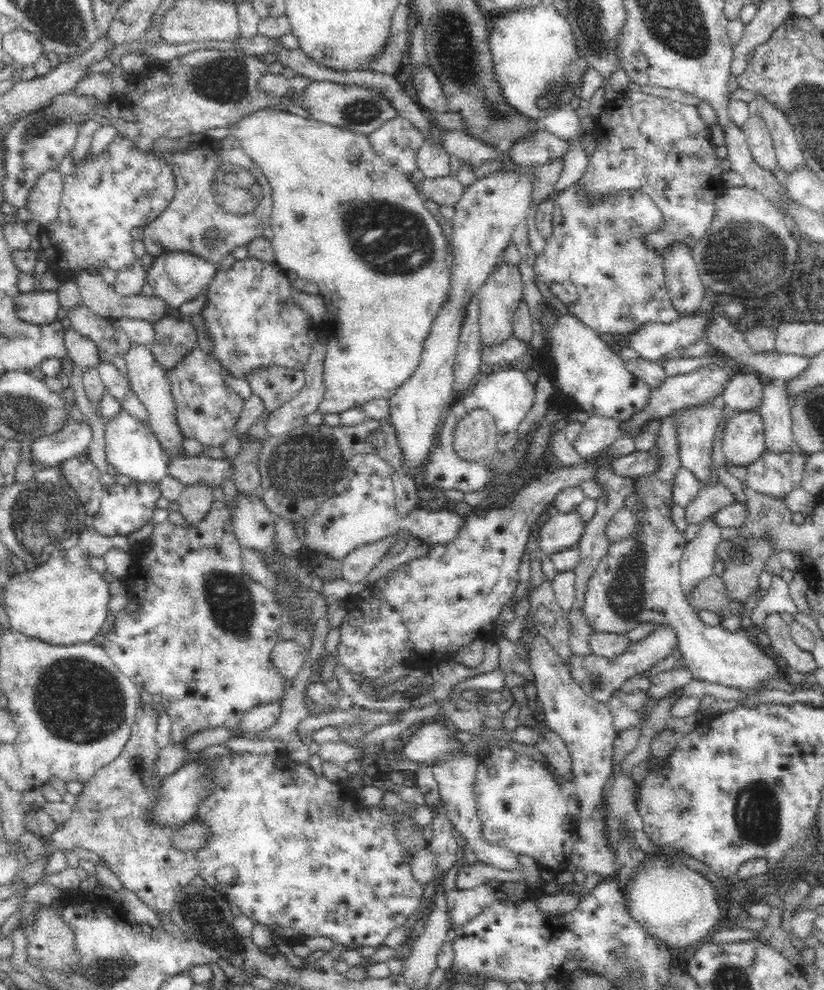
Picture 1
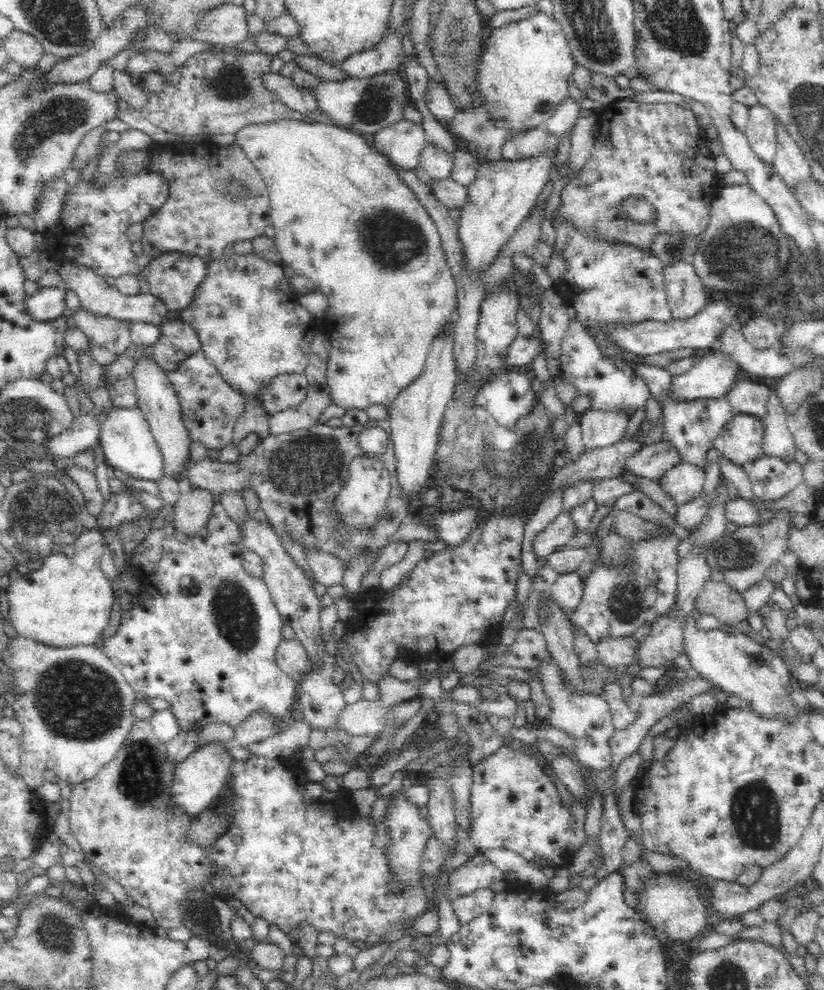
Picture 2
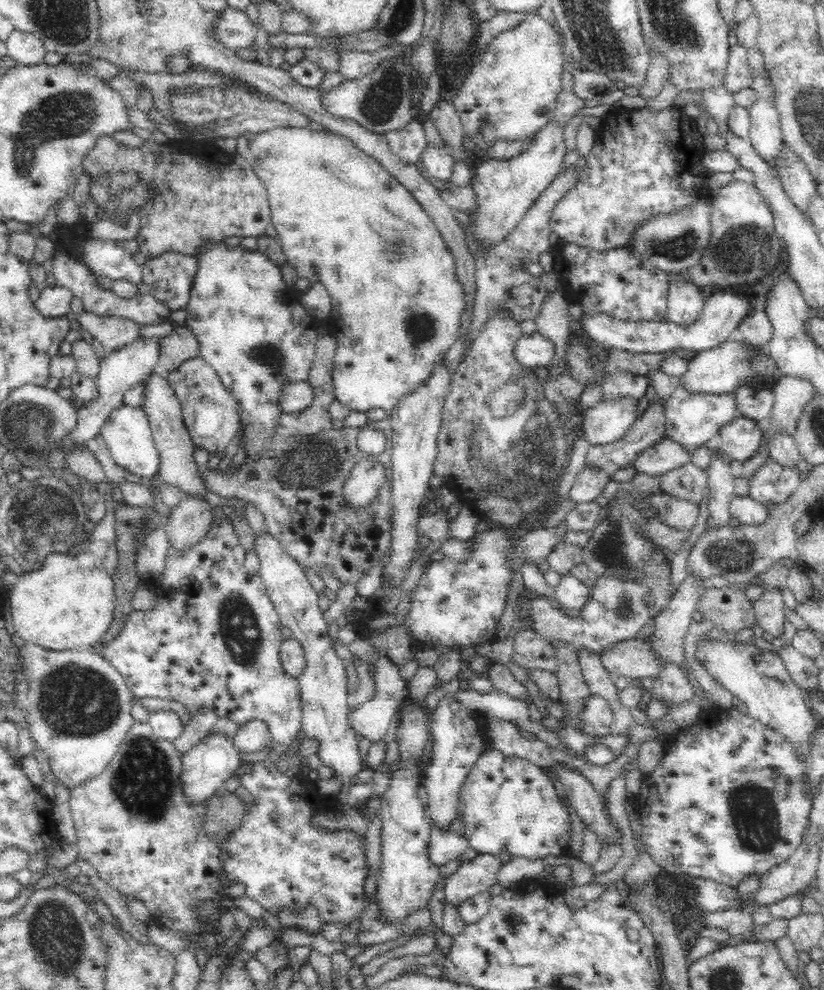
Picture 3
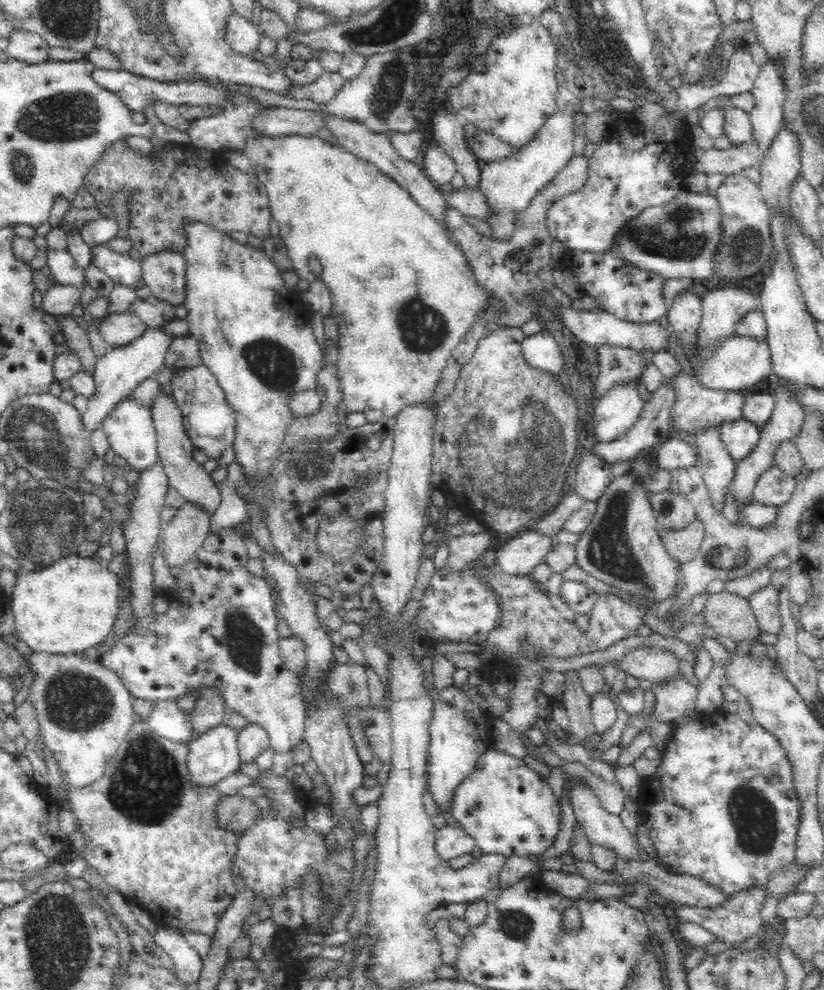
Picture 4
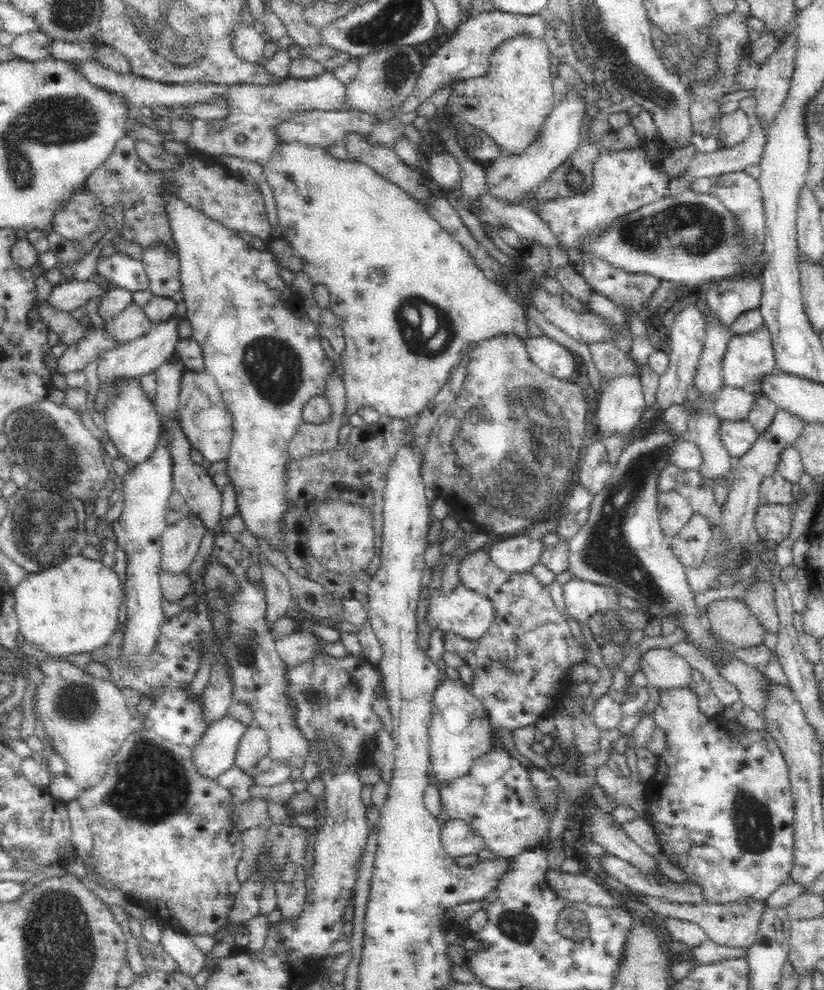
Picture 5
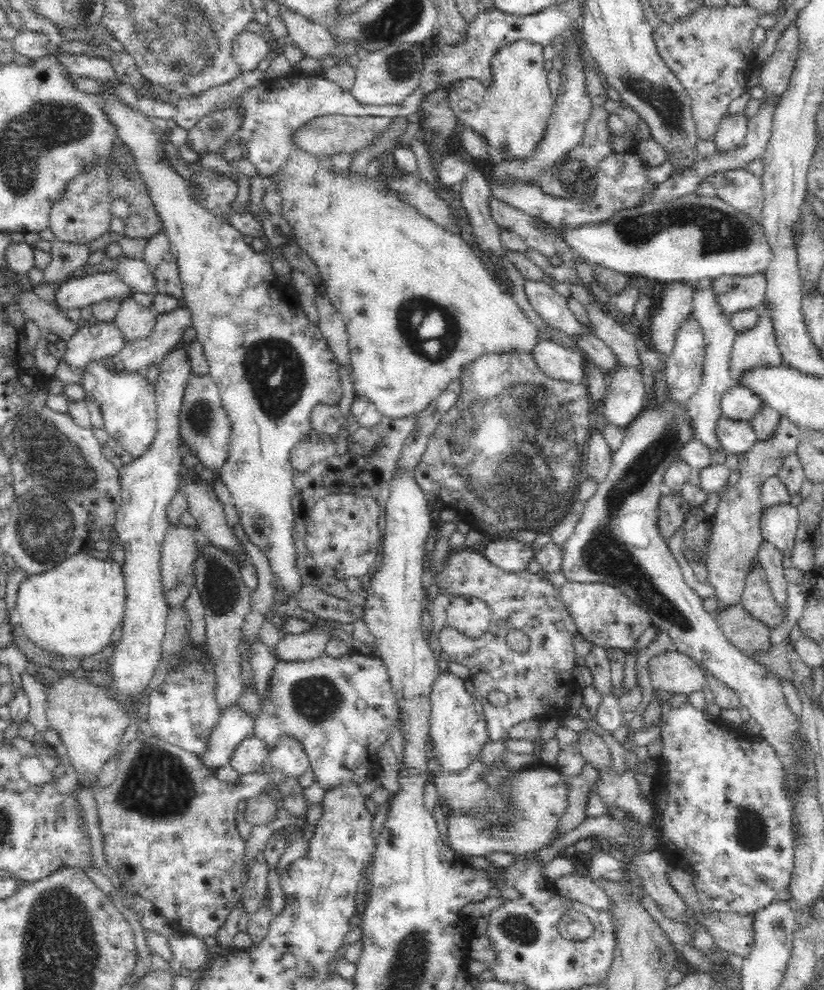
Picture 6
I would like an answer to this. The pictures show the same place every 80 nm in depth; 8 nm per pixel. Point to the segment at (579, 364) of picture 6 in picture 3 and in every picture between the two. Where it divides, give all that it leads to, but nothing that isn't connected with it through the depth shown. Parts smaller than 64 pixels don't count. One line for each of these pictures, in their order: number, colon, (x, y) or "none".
3: (533, 350)
4: (540, 351)
5: (545, 353)

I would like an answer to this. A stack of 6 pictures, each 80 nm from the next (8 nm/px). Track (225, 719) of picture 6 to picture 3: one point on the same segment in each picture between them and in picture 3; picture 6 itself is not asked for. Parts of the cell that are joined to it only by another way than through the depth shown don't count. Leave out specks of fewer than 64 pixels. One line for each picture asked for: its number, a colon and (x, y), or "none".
3: (205, 770)
4: (214, 756)
5: (216, 752)

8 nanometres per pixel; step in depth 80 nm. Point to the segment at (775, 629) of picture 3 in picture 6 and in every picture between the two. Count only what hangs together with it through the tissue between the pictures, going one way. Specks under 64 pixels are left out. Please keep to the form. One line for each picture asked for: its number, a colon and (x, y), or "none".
4: (765, 603)
5: (761, 599)
6: (732, 562)

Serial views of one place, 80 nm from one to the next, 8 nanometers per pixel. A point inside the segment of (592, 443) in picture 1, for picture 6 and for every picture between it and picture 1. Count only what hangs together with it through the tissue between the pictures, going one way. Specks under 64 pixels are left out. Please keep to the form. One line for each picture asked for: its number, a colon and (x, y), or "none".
2: (599, 430)
3: (607, 422)
4: (614, 413)
5: (621, 403)
6: (624, 400)

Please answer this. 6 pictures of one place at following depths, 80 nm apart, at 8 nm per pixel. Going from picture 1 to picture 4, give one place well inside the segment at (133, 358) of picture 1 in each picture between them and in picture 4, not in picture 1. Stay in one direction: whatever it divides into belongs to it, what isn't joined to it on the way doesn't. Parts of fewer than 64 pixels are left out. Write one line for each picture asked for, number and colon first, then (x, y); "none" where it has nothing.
2: (157, 400)
3: (160, 404)
4: (175, 449)

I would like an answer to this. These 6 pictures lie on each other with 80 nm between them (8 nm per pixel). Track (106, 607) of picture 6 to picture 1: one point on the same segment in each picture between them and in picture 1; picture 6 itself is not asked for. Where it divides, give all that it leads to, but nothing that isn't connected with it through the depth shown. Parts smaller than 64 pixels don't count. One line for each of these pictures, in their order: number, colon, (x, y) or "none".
1: (64, 601)
2: (68, 600)
3: (69, 602)
4: (71, 604)
5: (72, 608)

